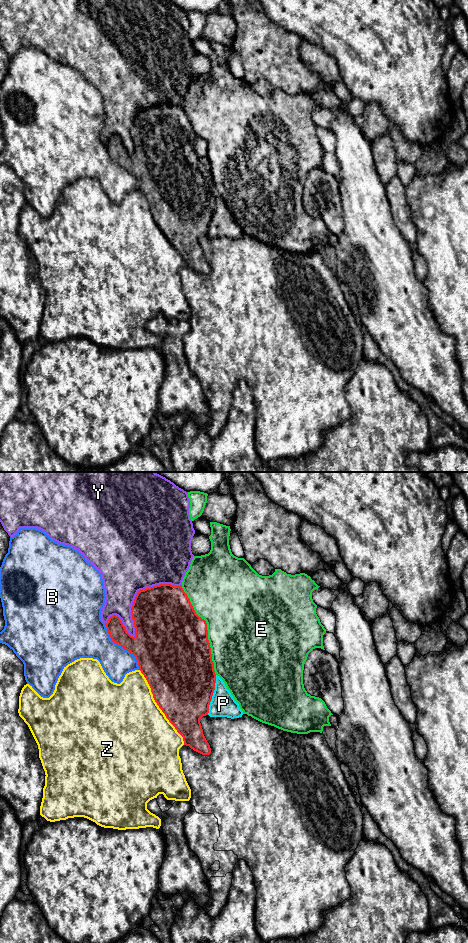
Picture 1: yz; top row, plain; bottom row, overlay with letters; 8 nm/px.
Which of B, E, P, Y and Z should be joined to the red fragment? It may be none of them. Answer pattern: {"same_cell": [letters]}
{"same_cell": ["P"]}

